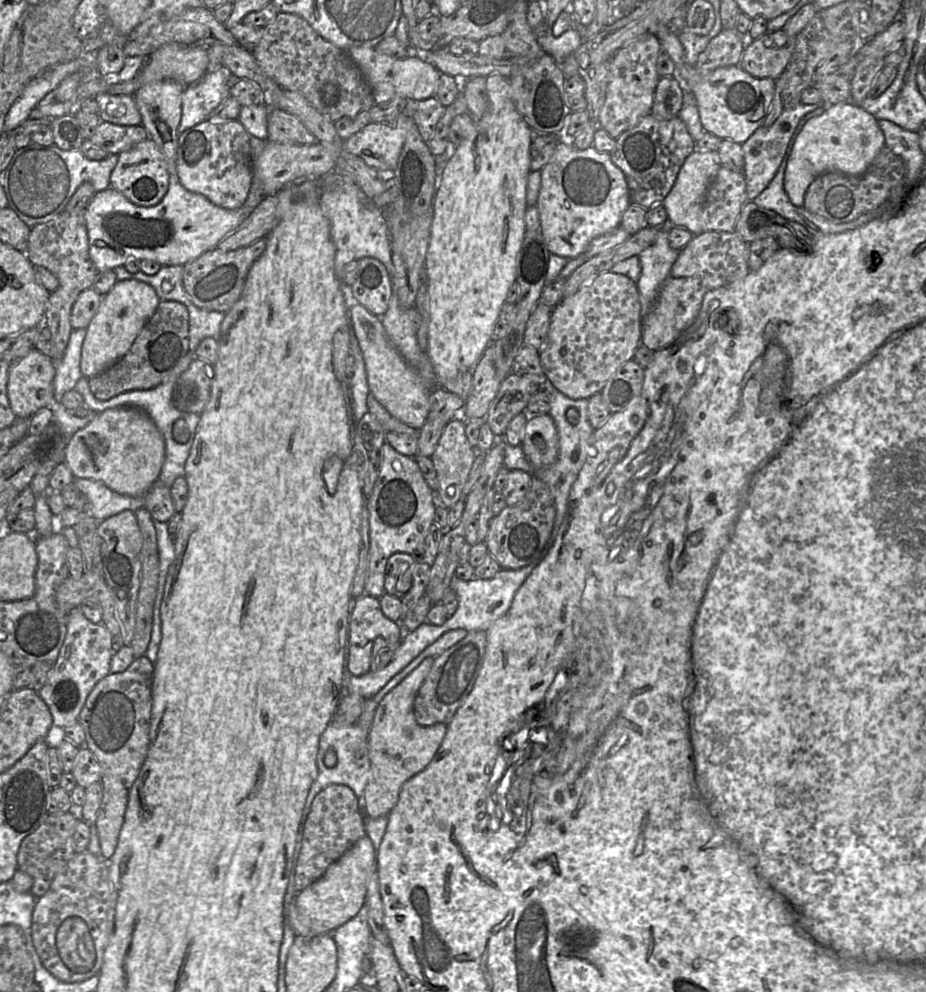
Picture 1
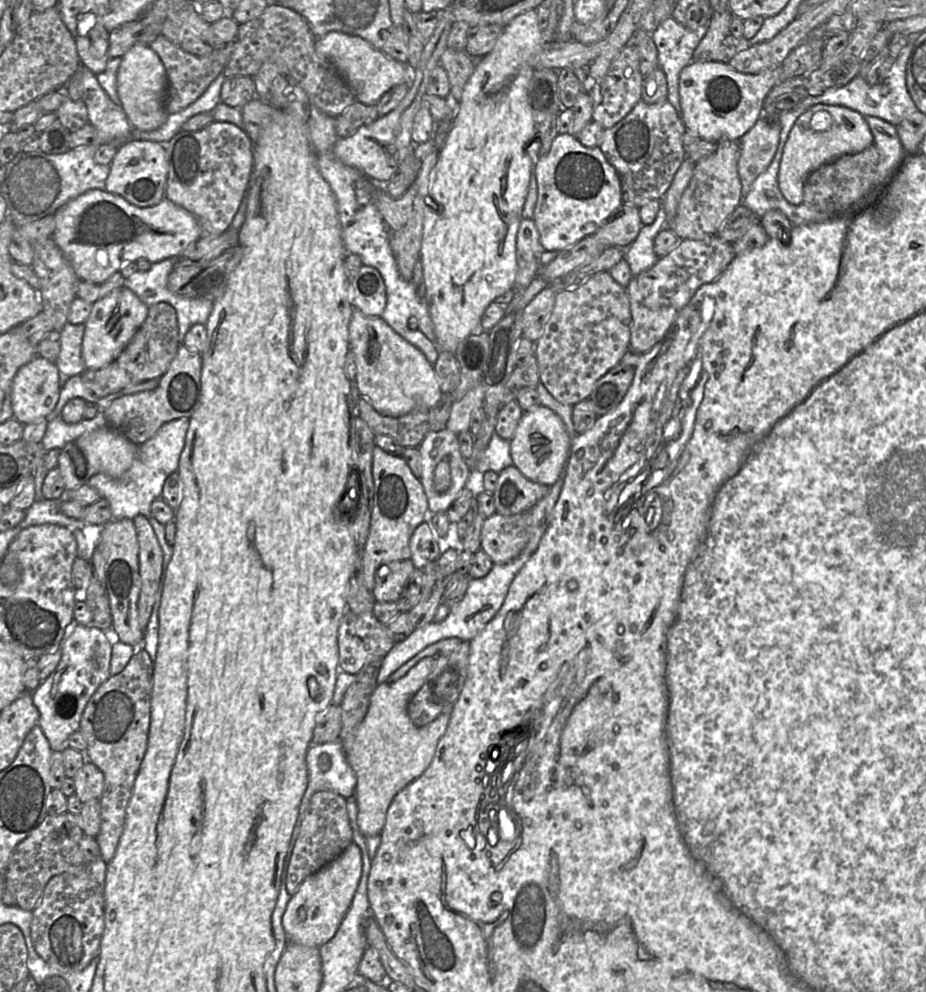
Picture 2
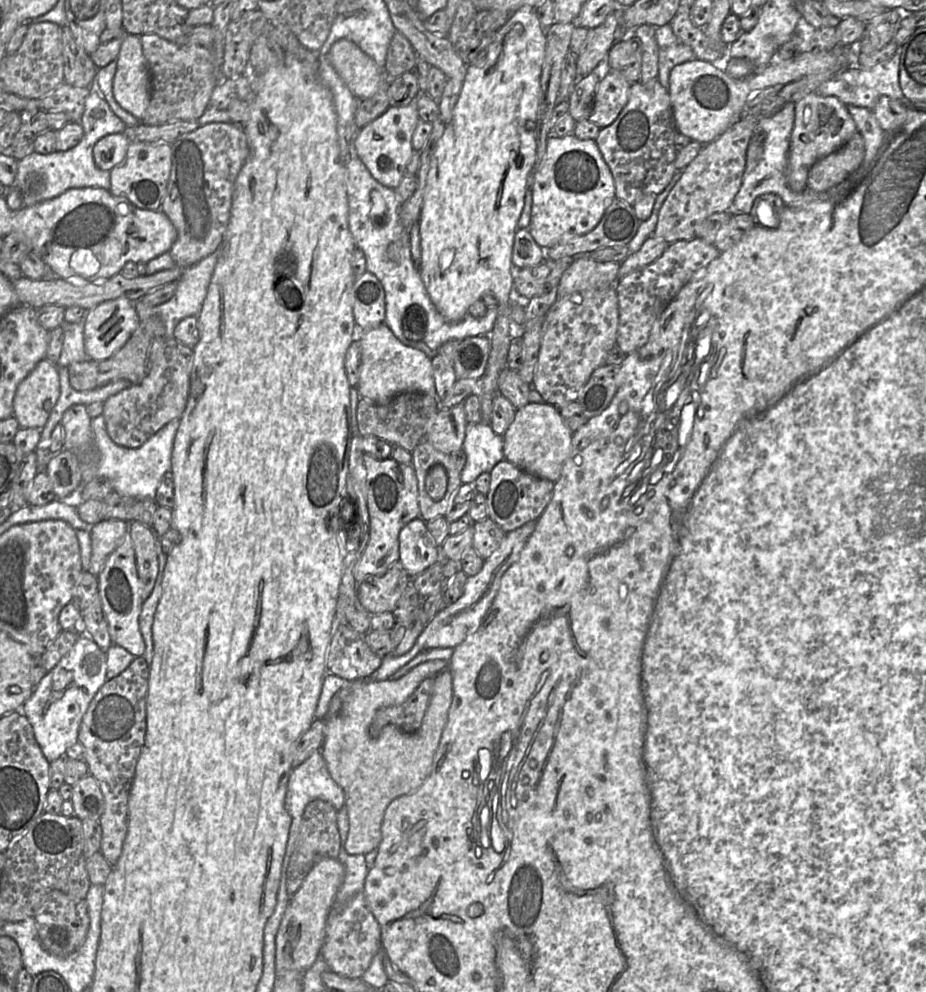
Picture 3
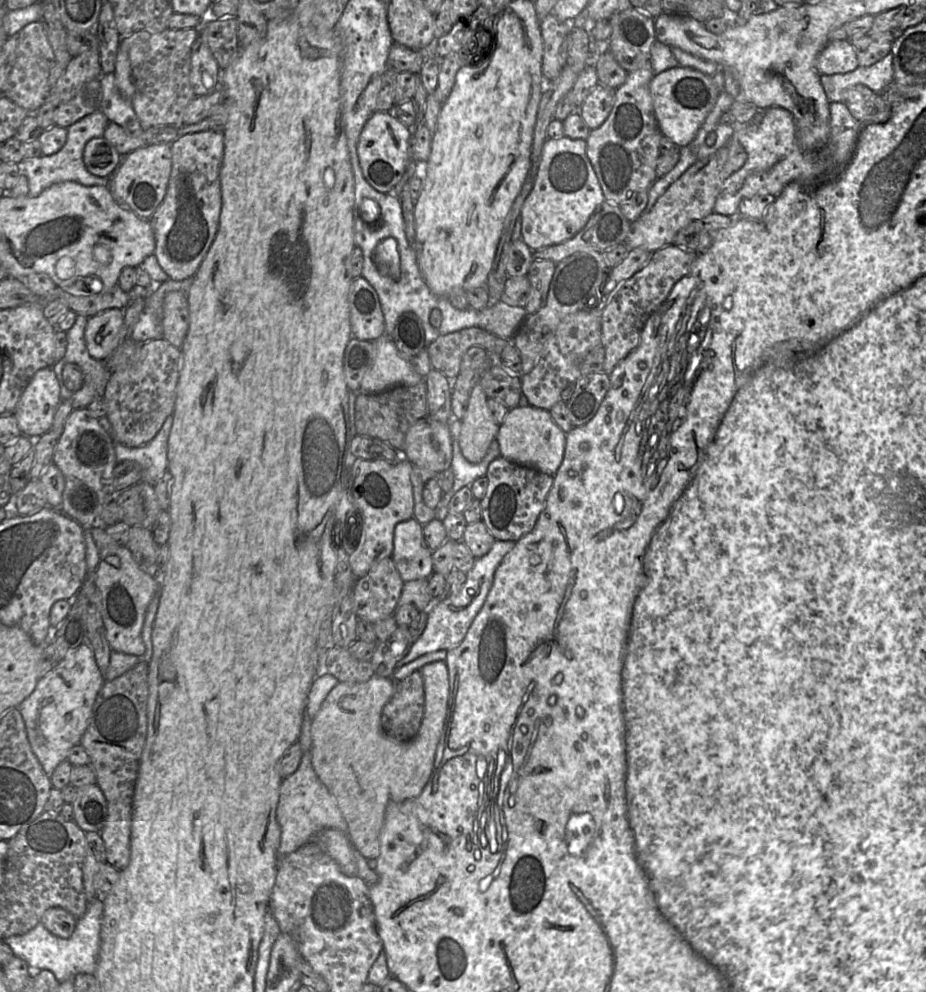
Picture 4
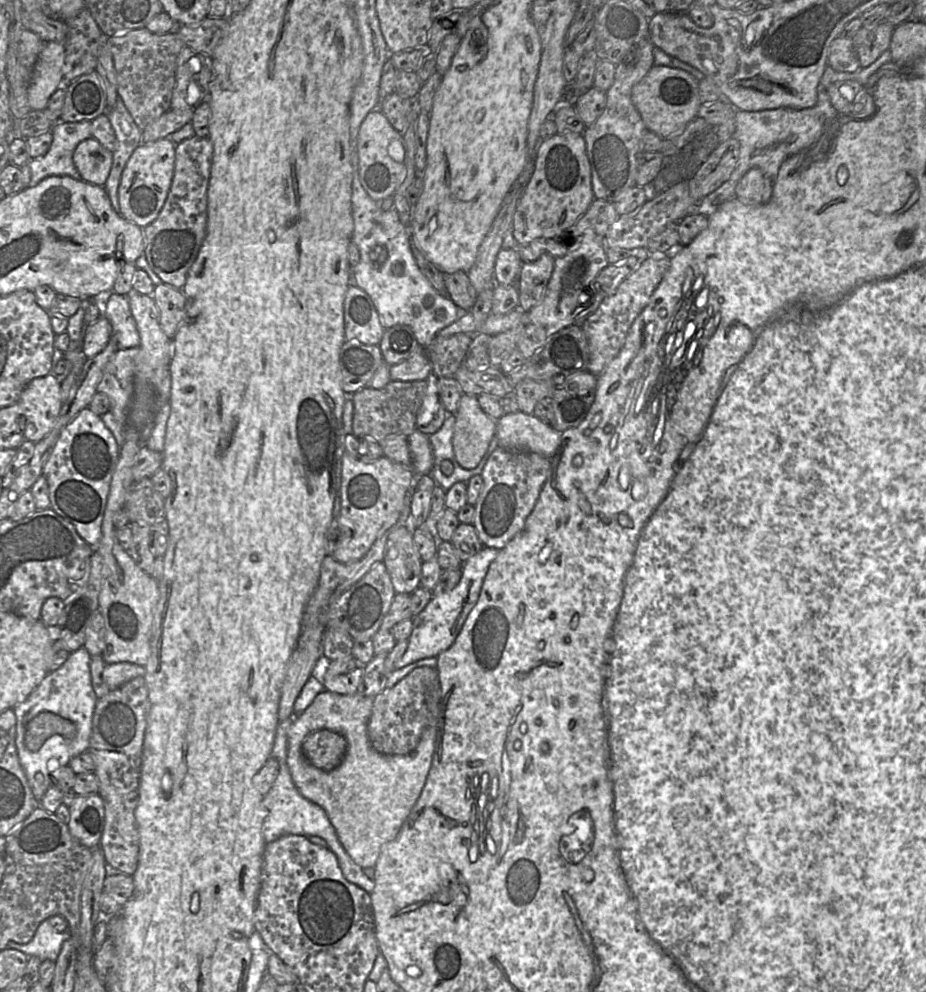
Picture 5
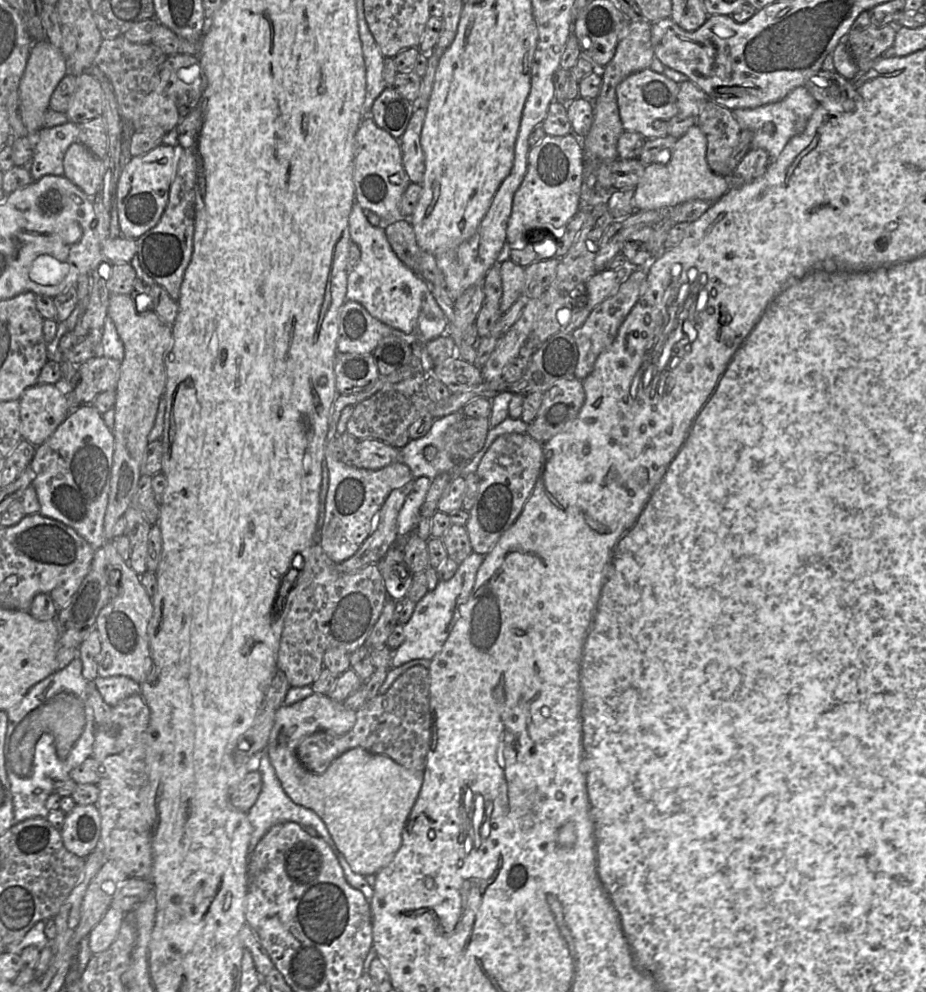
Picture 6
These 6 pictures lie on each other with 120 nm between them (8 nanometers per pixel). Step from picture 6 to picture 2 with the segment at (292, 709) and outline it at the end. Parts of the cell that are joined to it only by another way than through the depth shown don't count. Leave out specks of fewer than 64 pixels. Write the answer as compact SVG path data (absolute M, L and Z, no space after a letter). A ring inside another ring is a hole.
M425 657L399 680L379 684L371 696L364 720L355 731L351 747L345 750L357 778L354 795L358 807L357 824L365 837L381 835L394 797L429 767L447 730L451 713L441 714L426 726L416 726L408 714L410 700L425 683L436 659Z

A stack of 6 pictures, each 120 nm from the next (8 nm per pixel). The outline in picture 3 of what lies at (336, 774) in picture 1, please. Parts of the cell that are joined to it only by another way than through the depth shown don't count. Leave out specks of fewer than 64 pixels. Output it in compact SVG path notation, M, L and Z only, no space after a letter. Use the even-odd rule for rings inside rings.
M321 749L315 751L301 765L294 768L288 781L285 808L291 816L291 826L281 873L287 873L290 858L293 854L295 843L300 832L303 813L308 803L315 799L322 799L329 802L337 811L345 807L345 794L330 776Z

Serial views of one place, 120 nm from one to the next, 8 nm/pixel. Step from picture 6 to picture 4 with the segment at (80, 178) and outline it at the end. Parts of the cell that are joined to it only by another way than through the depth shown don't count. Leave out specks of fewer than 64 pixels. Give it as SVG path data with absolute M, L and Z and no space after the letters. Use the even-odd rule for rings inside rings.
M103 137L87 142L83 151L86 169L94 176L110 177L118 168L122 156Z

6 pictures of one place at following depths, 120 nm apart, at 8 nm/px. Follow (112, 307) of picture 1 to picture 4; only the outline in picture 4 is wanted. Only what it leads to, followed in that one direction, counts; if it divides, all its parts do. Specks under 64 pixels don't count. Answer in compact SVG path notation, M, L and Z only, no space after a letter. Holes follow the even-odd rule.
M123 309L105 310L88 319L85 342L89 354L105 361L119 347L119 331L124 323Z

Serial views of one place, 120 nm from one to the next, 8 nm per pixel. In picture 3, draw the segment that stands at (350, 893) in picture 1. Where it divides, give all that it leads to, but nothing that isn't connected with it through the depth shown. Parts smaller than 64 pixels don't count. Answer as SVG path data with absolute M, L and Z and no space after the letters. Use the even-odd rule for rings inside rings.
M322 859L312 867L300 888L290 897L276 935L276 976L288 970L304 973L320 956L326 920L344 874L344 866L338 859Z

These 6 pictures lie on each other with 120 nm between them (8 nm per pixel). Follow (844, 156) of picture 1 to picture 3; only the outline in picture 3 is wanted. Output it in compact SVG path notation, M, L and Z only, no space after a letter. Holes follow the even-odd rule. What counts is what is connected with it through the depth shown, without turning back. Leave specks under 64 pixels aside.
M812 92L794 104L794 125L790 135L785 177L793 192L801 192L807 187L810 167L820 158L838 150L858 131L846 105L837 97Z

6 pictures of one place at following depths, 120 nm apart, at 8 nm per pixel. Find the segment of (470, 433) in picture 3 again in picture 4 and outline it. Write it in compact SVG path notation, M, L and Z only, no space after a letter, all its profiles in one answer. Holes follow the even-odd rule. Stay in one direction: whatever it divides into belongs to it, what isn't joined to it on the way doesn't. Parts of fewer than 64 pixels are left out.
M452 415L449 430L452 440L452 462L450 468L454 474L452 492L455 493L464 486L470 486L476 479L486 476L490 463L500 456L500 447L497 439L495 439L483 460L477 464L472 464L464 458L460 450L461 421L457 420L457 418L452 418Z

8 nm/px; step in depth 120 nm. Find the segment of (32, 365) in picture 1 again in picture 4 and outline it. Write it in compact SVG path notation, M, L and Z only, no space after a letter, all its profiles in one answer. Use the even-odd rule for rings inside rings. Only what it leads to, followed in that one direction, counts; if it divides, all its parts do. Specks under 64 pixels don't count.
M52 367L38 370L24 388L14 410L22 435L36 439L47 433L61 401L59 382Z

